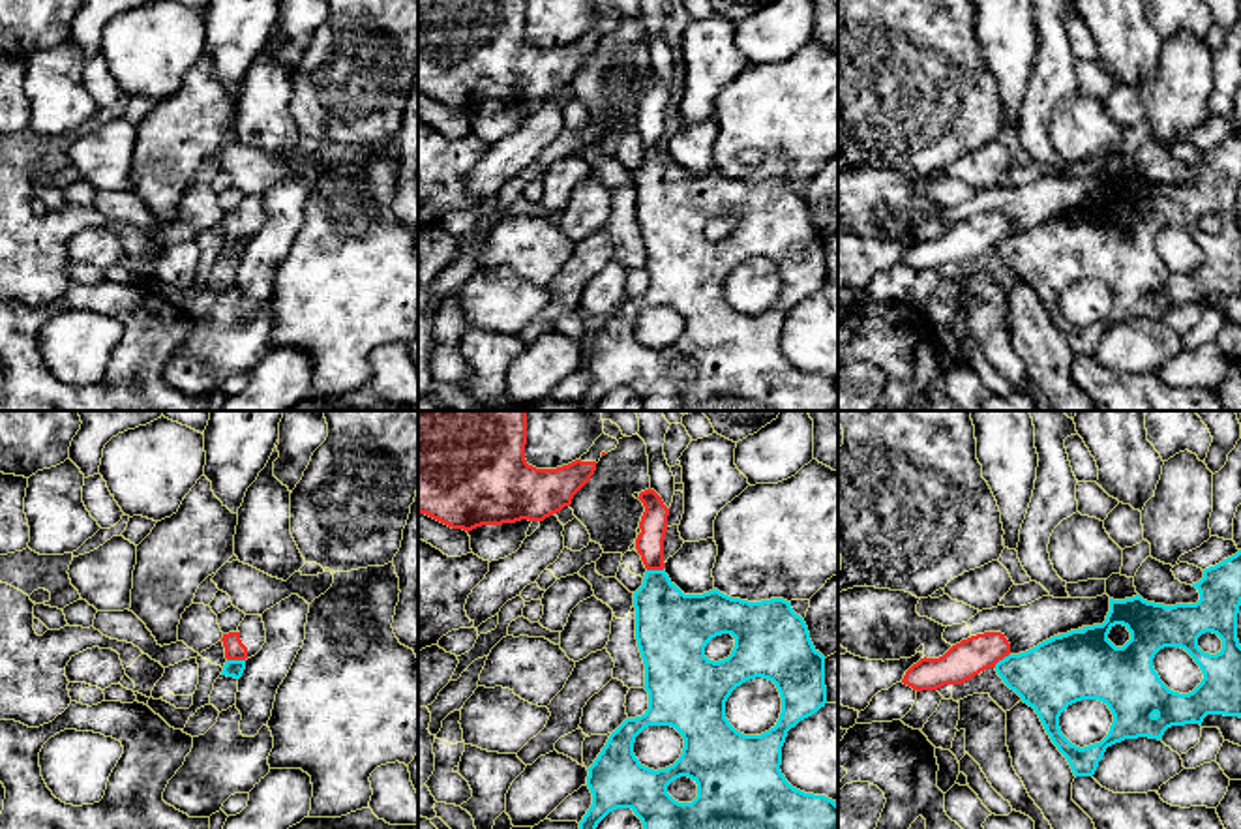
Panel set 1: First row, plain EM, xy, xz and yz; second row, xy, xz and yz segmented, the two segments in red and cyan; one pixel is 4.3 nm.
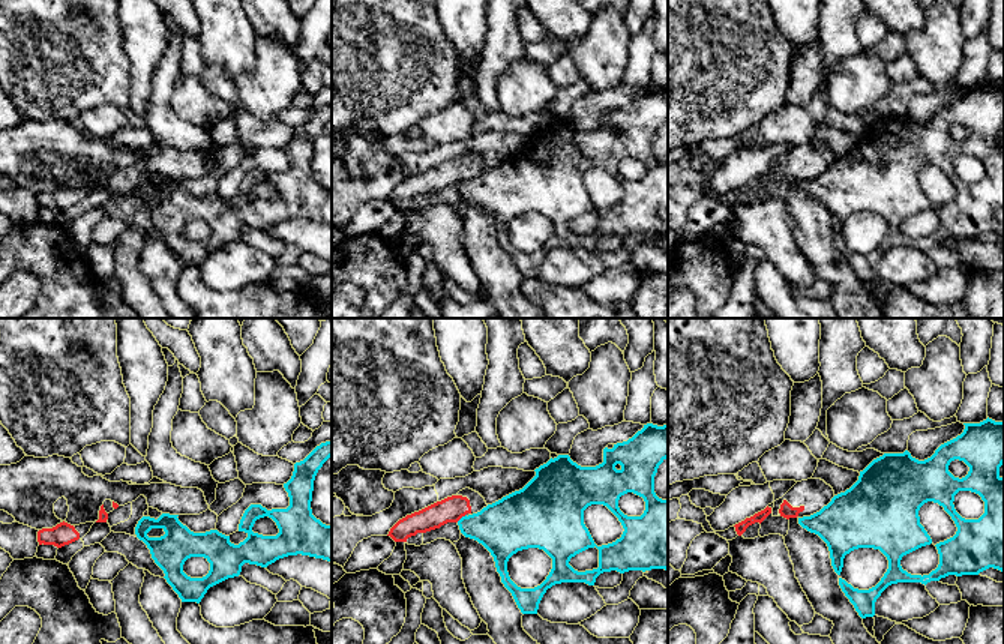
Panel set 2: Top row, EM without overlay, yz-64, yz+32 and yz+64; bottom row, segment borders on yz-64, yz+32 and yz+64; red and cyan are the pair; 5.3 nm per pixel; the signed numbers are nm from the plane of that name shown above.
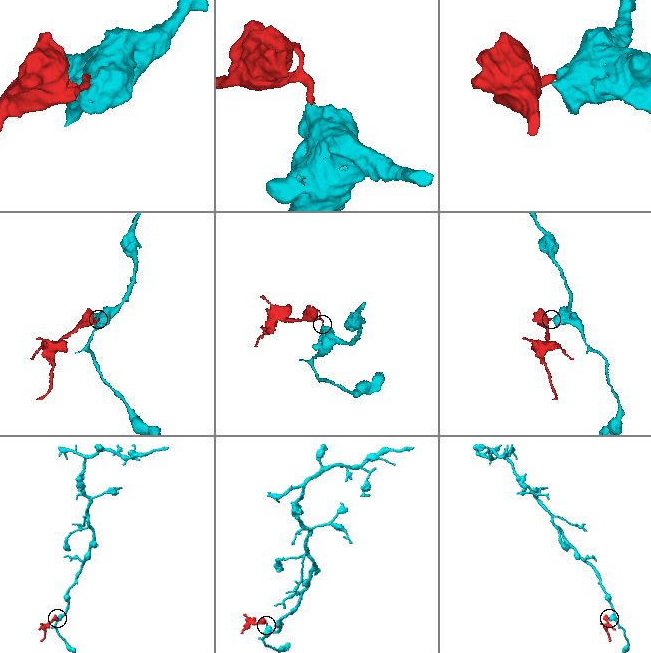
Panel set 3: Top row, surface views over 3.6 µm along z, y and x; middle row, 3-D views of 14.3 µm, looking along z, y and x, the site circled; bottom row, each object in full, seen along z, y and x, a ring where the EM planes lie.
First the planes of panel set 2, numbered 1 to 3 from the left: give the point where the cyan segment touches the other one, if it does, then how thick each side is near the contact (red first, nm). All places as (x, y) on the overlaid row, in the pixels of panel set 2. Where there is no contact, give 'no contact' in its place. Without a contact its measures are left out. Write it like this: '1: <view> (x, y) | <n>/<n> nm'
1: no contact
2: yz+32 (461, 517) | 140/300 nm
3: no contact

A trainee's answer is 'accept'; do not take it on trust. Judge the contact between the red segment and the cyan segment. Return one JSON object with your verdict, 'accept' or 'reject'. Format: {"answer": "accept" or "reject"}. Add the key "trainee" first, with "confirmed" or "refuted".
{"trainee": "refuted", "answer": "reject"}

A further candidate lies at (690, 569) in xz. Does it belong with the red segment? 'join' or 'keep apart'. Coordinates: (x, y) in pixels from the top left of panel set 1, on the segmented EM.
keep apart

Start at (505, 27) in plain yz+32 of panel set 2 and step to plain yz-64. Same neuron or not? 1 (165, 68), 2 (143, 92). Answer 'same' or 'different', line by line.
1: same
2: different

